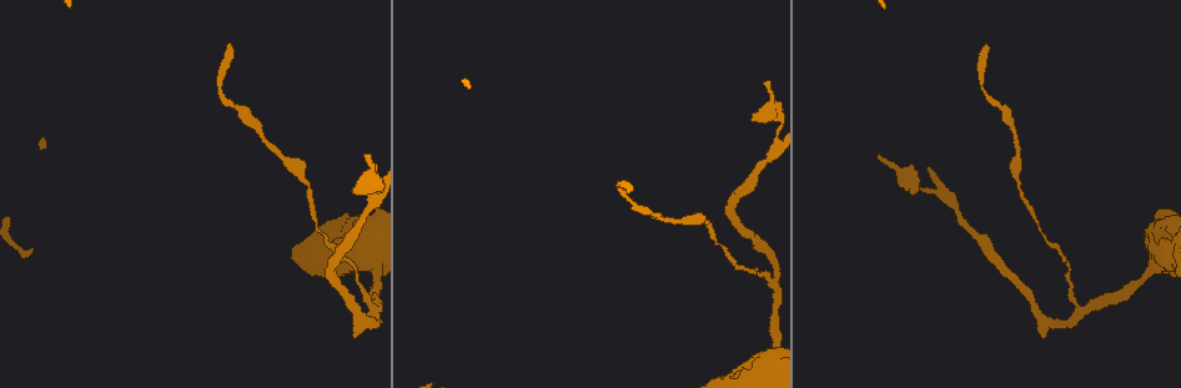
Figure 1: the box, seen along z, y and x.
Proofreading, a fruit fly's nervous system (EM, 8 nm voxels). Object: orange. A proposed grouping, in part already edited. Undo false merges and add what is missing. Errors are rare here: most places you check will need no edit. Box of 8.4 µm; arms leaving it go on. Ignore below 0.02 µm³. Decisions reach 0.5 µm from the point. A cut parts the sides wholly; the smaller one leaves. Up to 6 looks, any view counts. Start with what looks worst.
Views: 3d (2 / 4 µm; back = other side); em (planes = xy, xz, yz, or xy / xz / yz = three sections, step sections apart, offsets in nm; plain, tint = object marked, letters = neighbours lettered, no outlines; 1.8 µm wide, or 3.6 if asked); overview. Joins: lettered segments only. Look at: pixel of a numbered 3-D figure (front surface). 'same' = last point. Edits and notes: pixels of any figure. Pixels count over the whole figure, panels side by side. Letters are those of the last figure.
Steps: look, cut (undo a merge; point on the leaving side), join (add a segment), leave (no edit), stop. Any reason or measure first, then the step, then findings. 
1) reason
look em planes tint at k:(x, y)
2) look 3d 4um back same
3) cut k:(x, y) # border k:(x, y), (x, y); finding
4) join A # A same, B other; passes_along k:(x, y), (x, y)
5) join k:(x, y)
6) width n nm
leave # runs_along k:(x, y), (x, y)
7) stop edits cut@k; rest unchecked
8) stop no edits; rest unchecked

end of a long branch
look 3d 2um at 1:(229, 44)

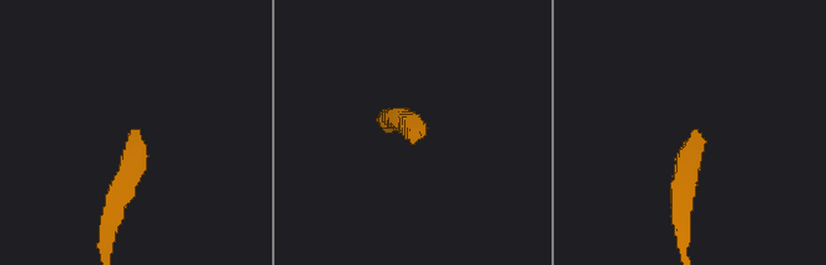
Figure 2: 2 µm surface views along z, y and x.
need the tissue
look em planes letters at 2:(418, 135)

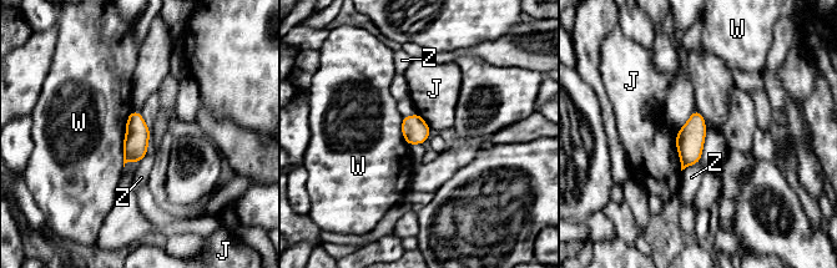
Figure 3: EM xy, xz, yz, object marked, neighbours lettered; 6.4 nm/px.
width 160 nm; longest_contact W 360 nm
leave # J other, W other, Z other; no lettered segment goes on from it

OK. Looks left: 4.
closes a loop
look em 3.6um yz step 4 letters at 1:(735, 371)

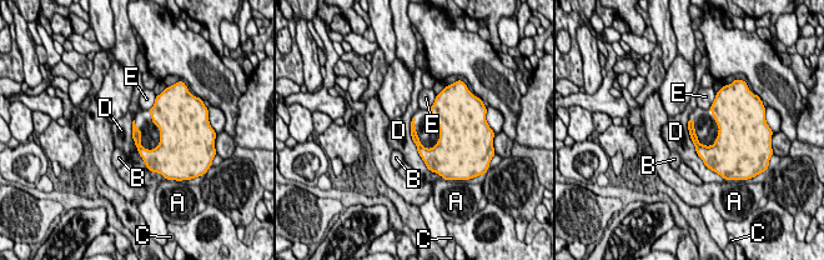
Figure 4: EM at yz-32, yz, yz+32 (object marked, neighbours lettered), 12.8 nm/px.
leave # A other, B other, C other, D other, E other; border 4:(411, 119), (411, 139), (431, 170); all the same neuron

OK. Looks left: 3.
three arms meet
look 3d 4um at 1:(1071, 295)

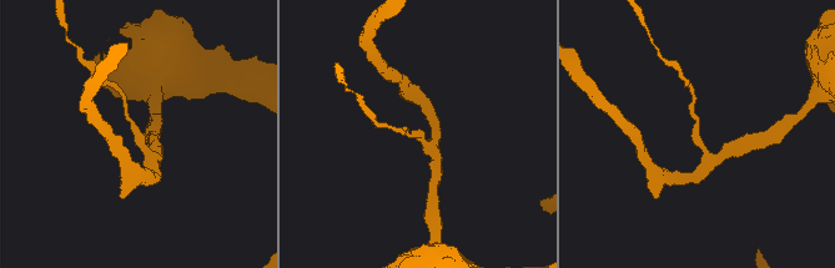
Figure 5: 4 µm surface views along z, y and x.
arms 3
look em 3.6um planes letters at 5:(139, 138)

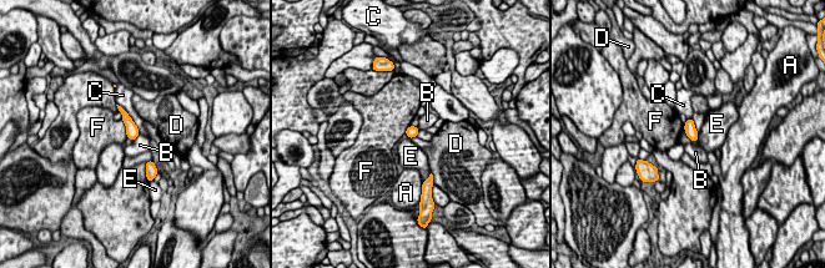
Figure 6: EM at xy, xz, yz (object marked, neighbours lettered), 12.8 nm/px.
leave # A other, B other, C other, D other, E other, F other; border 6:(121, 120), (127, 137); one neuron here

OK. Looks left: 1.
stop no edits; rest unchecked

